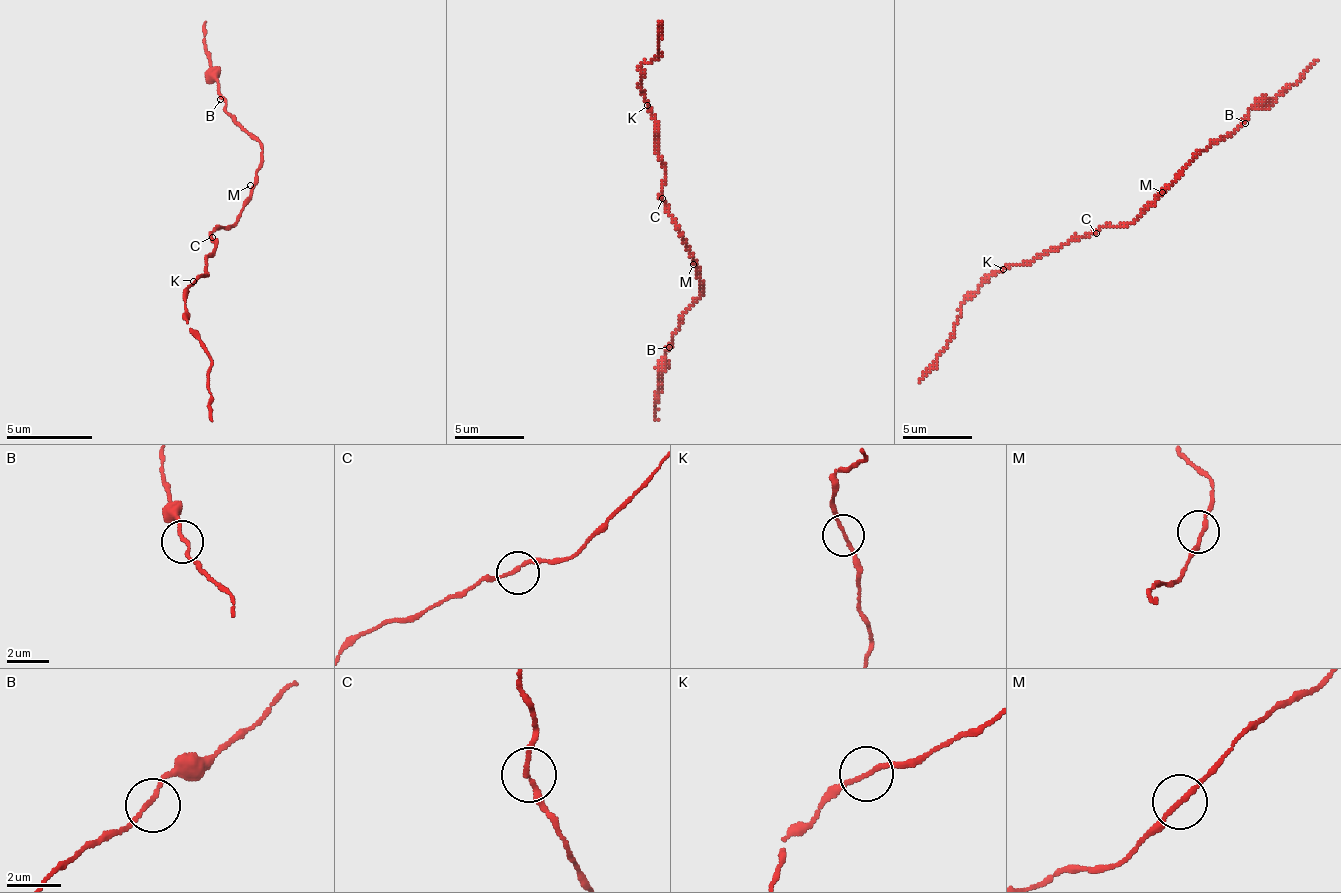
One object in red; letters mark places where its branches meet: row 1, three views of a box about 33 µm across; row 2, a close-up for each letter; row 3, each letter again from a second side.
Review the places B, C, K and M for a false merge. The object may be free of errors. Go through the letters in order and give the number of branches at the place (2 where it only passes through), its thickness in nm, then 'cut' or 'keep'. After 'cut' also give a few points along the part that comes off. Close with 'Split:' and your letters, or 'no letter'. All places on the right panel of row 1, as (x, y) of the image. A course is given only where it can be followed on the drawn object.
B: 2 branches meet; 140 nm thick; keep
C: 2 branches meet; 160 nm thick; keep
K: 2 branches meet; 150 nm thick; keep
M: 2 branches meet; 170 nm thick; keep
Split: no letter

